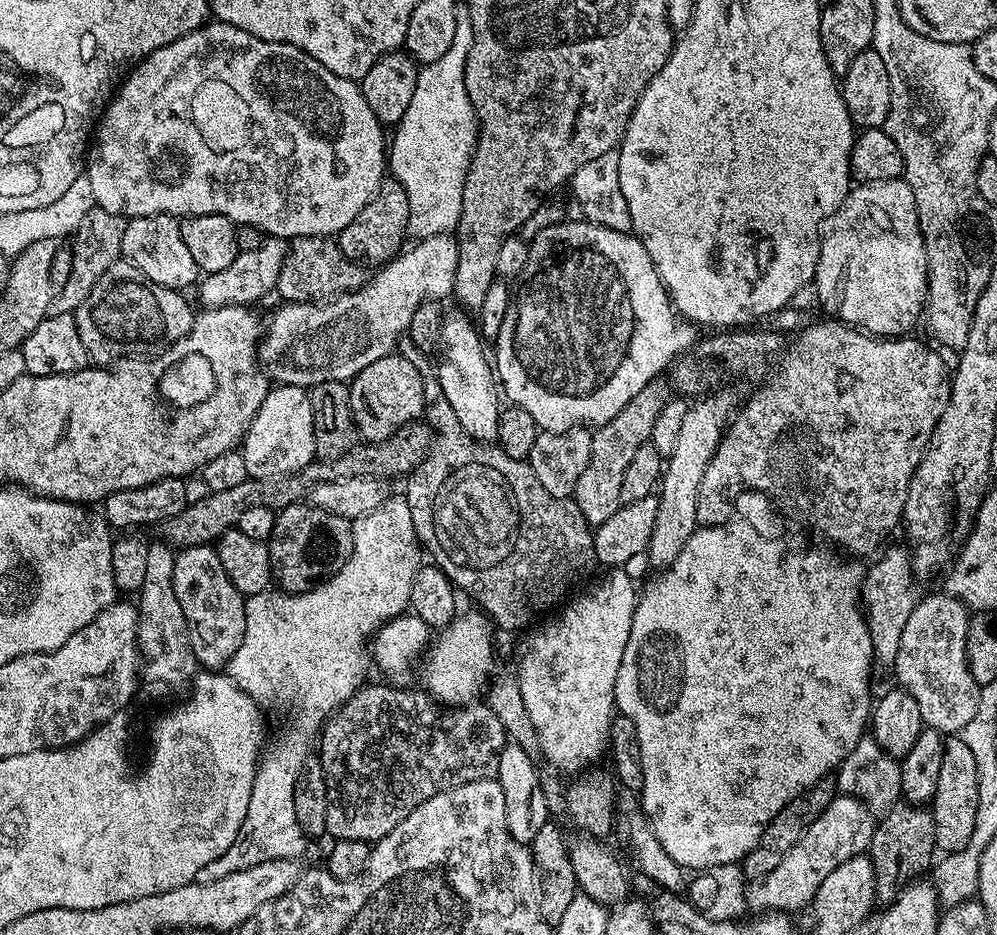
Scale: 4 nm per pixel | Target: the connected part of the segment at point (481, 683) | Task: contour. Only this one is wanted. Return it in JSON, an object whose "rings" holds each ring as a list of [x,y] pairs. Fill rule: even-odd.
{"rings":[[[460,614],[439,629],[437,636],[440,637],[431,641],[422,660],[423,691],[444,706],[463,706],[479,701],[493,675],[492,644],[488,641],[487,628],[476,617]]]}

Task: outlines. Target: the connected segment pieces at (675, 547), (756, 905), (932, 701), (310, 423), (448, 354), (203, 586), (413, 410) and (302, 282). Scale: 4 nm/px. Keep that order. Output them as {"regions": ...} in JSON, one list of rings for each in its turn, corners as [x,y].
{"regions":[[[[706,396],[697,399],[686,410],[682,430],[674,442],[674,450],[666,458],[666,471],[658,485],[658,518],[654,524],[654,534],[646,549],[651,567],[656,570],[669,567],[674,558],[678,558],[682,546],[686,546],[686,542],[698,527],[698,486],[702,486],[702,474],[716,453],[717,446],[720,445],[721,435],[733,411],[730,397]]],[[[837,795],[826,806],[826,810],[798,838],[798,842],[761,880],[753,880],[747,886],[748,904],[756,914],[793,914],[799,908],[807,909],[818,894],[818,886],[826,882],[832,871],[838,870],[842,862],[855,856],[865,855],[872,847],[874,817],[868,807],[853,796]]],[[[939,594],[925,600],[923,597],[910,618],[906,618],[906,630],[902,630],[894,665],[895,683],[918,702],[918,714],[922,714],[925,725],[936,732],[963,733],[966,722],[970,722],[974,710],[978,710],[981,685],[974,682],[966,658],[969,619],[969,609],[962,601]]],[[[293,384],[273,387],[266,394],[254,422],[244,435],[242,451],[246,458],[248,475],[254,480],[272,480],[276,476],[288,476],[292,472],[301,472],[305,466],[312,463],[316,459],[316,447],[314,446],[314,418],[308,392],[296,388]]],[[[445,315],[438,345],[438,355],[444,360],[436,360],[434,367],[436,378],[441,383],[442,394],[450,402],[466,434],[475,440],[492,442],[498,434],[502,396],[494,379],[493,365],[489,357],[488,360],[484,357],[484,347],[485,341],[473,321],[471,324],[464,316]]],[[[203,544],[193,548],[182,548],[175,553],[174,594],[178,596],[178,606],[186,614],[188,637],[196,655],[196,663],[204,670],[227,669],[234,650],[242,646],[246,630],[245,597],[226,578],[222,562],[218,562],[215,547]]],[[[402,355],[383,356],[378,358],[378,362],[370,362],[370,366],[352,377],[348,389],[357,433],[368,442],[386,440],[400,428],[419,421],[425,415],[426,407],[423,382],[424,377],[414,362]]],[[[298,236],[291,241],[288,255],[284,257],[284,268],[278,274],[275,291],[280,292],[284,302],[324,302],[345,292],[355,292],[366,283],[365,269],[355,260],[347,260],[340,250],[339,243],[327,236]]]]}

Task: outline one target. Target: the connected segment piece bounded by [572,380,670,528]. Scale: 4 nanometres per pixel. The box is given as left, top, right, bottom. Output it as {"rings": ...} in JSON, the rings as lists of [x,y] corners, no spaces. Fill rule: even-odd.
{"rings":[[[662,380],[652,381],[643,387],[610,422],[599,425],[592,432],[590,466],[586,466],[578,478],[572,495],[589,525],[599,527],[620,508],[622,476],[630,466],[630,461],[639,446],[651,441],[654,421],[669,398],[669,385],[665,381],[662,383]]]}

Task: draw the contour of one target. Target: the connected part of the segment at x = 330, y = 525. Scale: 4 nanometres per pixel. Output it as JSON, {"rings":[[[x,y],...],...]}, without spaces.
{"rings":[[[311,502],[291,504],[289,508],[282,508],[276,512],[274,530],[266,543],[270,550],[273,581],[285,592],[309,592],[316,585],[323,584],[334,574],[338,574],[338,570],[342,570],[342,566],[346,566],[346,562],[354,550],[352,521],[317,508]]]}

